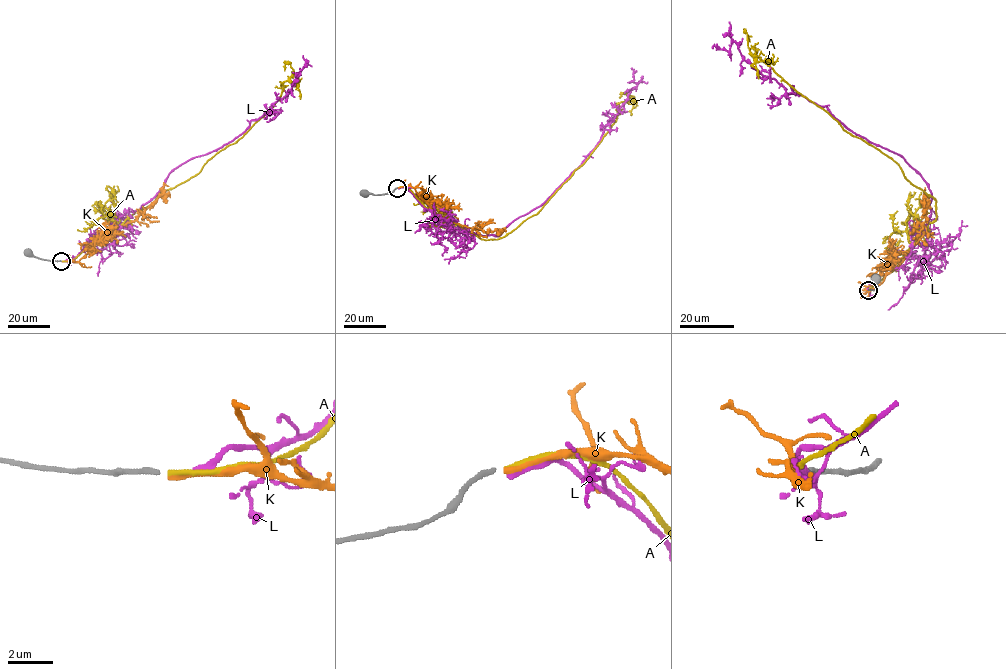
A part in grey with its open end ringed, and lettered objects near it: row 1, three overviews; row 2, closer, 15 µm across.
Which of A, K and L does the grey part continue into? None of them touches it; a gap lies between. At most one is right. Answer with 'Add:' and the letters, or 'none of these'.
Add: A

